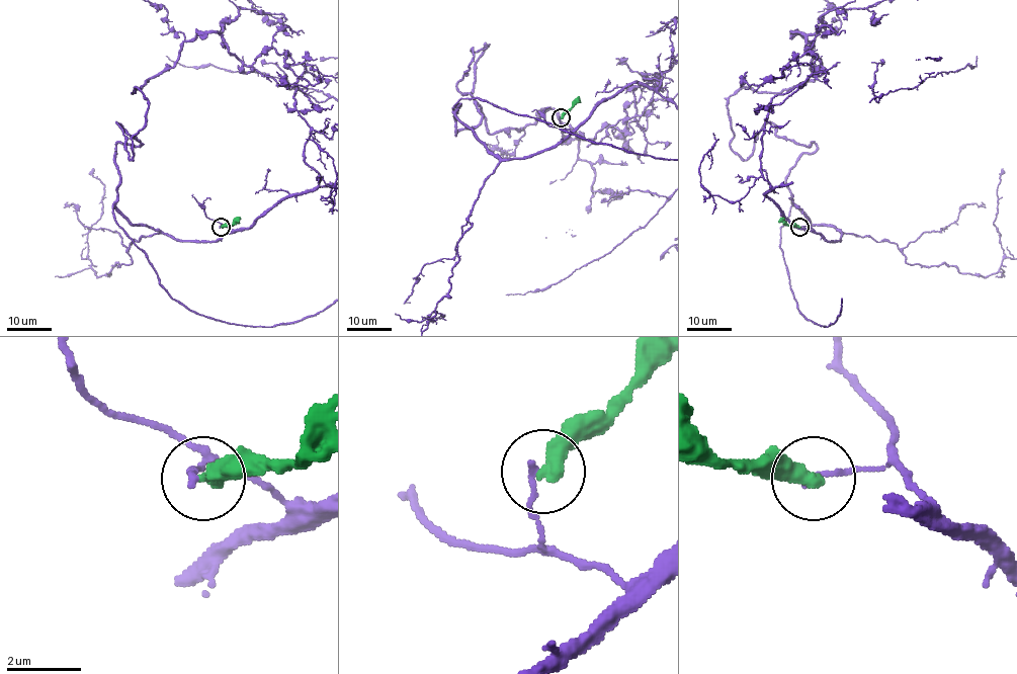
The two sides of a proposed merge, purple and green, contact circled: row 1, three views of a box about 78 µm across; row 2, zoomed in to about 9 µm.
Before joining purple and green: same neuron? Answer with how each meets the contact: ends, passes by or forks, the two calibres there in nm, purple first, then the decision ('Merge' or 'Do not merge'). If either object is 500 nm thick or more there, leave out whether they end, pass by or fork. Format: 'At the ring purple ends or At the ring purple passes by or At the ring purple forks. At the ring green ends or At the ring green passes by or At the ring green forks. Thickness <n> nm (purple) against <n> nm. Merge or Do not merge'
At the ring purple ends. At the ring green ends. Thickness 140 nm (purple) against 440 nm. Do not merge

